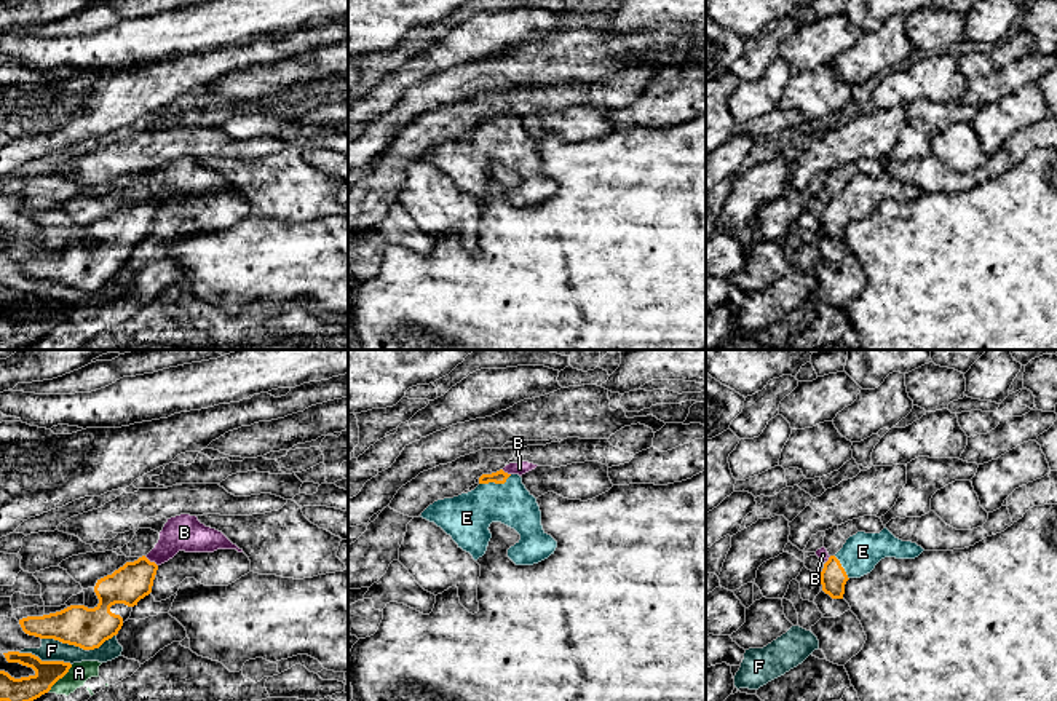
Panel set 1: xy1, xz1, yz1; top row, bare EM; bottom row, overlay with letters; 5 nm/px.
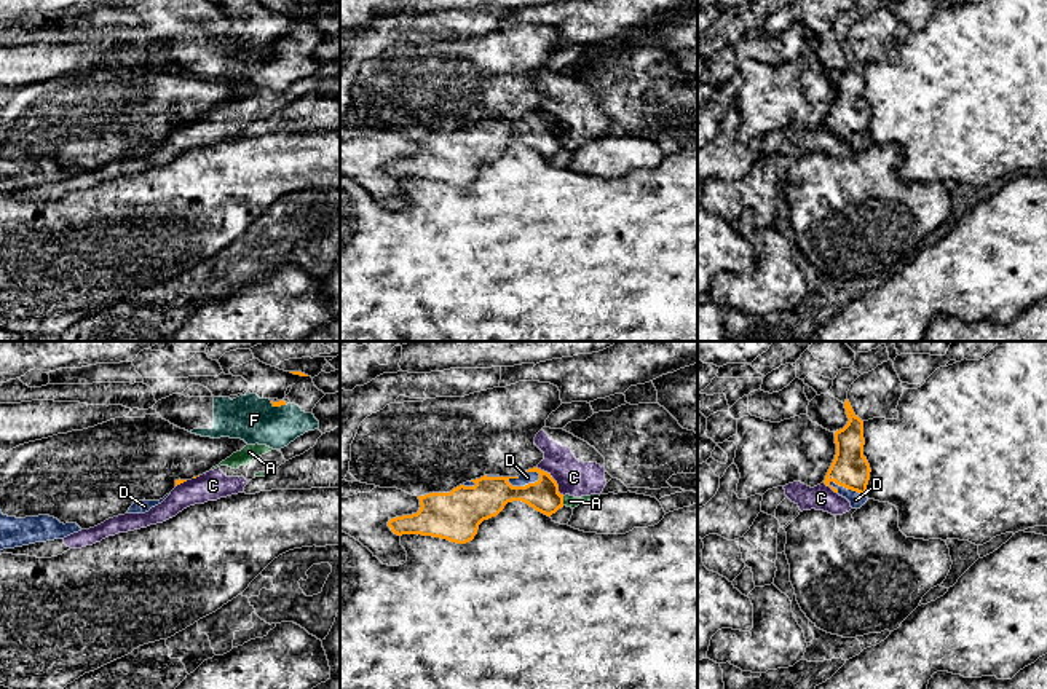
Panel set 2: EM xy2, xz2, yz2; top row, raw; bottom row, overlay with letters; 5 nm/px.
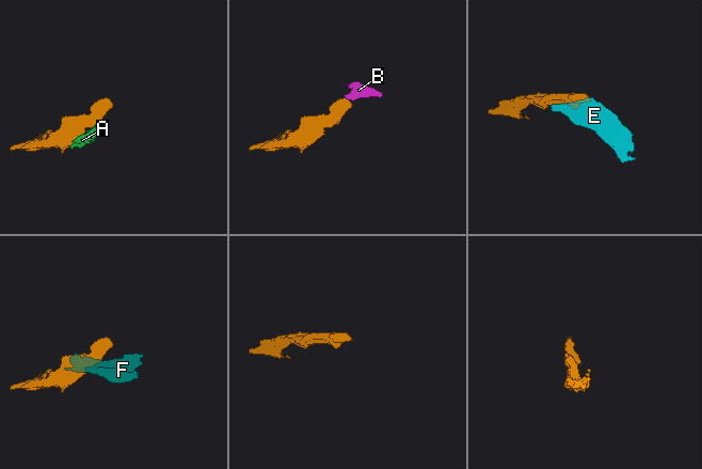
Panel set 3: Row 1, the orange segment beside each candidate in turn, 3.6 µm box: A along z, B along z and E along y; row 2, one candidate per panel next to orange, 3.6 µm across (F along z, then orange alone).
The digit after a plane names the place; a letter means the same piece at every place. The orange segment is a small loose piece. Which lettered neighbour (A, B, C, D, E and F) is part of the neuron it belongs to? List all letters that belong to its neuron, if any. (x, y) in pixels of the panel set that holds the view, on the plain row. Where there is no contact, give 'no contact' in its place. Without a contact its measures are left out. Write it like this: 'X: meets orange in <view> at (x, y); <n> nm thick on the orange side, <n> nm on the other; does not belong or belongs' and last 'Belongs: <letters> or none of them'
A: meets orange in xy1 at (61, 320); 130 nm thick on the orange side, 100 nm on the other; does not belong
B: meets orange in xy1 at (149, 203); 190 nm thick on the orange side, 180 nm on the other; does not belong
C: meets orange in xz2 at (554, 123); 160 nm thick on the orange side, 180 nm on the other; does not belong
D: meets orange in xz2 at (525, 128); 190 nm thick on the orange side, 60 nm on the other; belongs
E: meets orange in xz1 at (495, 125); 70 nm thick on the orange side, 240 nm on the other; belongs
F: meets orange in xy1 at (45, 304); 130 nm thick on the orange side, 110 nm on the other; does not belong
Belongs: D, E

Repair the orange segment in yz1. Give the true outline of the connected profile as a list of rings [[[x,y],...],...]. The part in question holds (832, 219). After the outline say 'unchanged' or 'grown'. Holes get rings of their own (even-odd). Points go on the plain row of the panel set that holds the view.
[[[886,169],[880,176],[857,174],[824,206],[819,219],[822,233],[832,241],[843,241],[849,220],[870,216],[885,200],[915,201],[923,193],[916,185],[896,180]]] | grown

